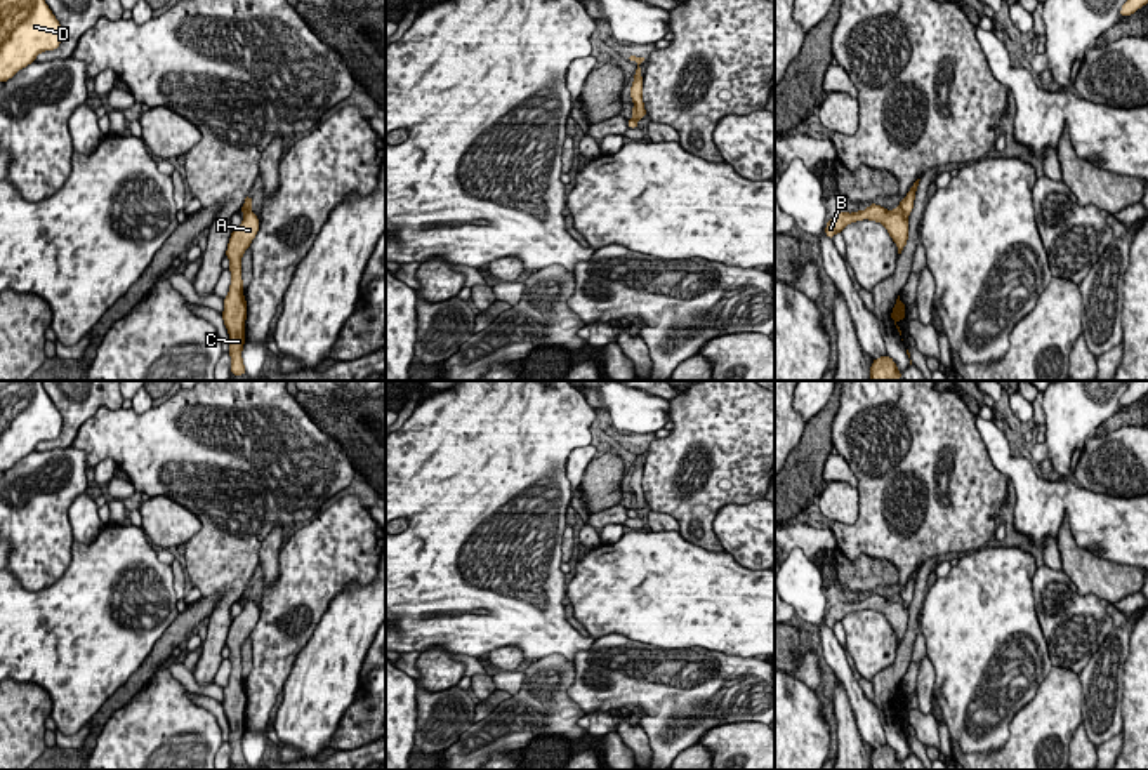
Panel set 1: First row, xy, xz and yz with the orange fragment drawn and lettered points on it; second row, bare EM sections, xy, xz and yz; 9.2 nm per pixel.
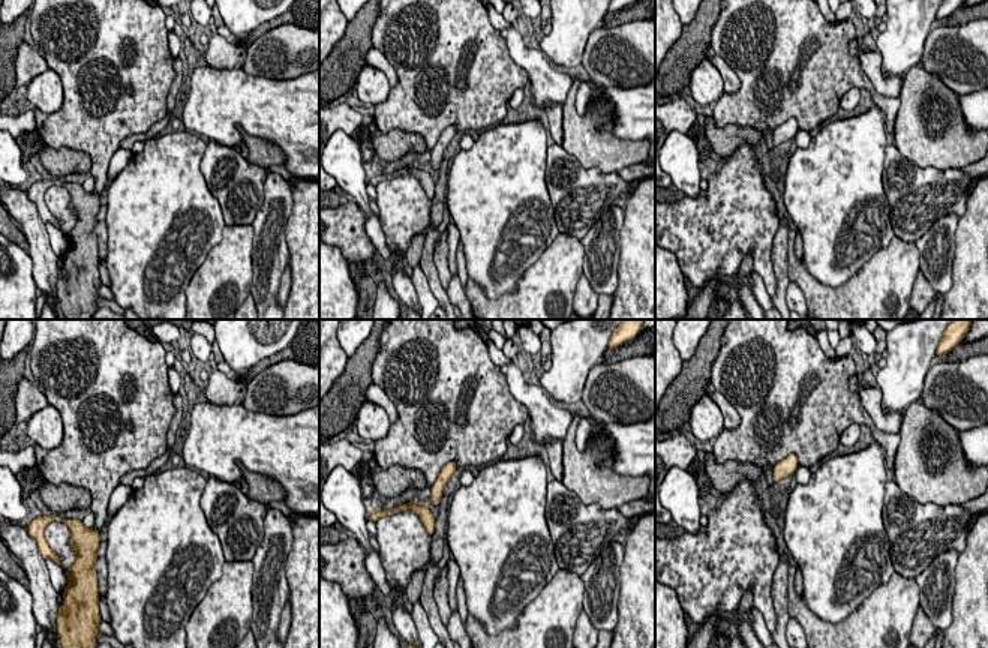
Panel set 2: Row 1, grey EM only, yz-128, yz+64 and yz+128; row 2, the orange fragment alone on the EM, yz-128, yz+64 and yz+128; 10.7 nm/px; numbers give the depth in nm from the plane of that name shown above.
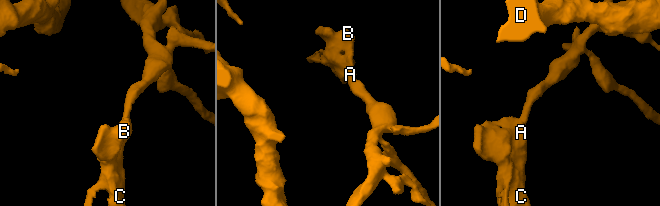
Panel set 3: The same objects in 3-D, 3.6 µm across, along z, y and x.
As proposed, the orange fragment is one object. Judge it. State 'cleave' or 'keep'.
cleave

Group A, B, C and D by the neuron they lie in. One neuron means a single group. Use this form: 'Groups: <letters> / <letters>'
Groups: A B C / D

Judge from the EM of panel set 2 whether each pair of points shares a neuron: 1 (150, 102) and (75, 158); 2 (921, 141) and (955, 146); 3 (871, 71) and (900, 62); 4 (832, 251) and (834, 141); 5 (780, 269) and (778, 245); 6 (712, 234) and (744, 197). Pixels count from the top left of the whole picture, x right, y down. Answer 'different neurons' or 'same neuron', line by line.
1: different neurons
2: same neuron
3: different neurons
4: same neuron
5: same neuron
6: same neuron

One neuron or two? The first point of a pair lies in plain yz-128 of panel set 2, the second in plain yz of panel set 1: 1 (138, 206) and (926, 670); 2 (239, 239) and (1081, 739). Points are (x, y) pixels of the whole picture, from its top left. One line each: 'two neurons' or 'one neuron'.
1: two neurons
2: two neurons

